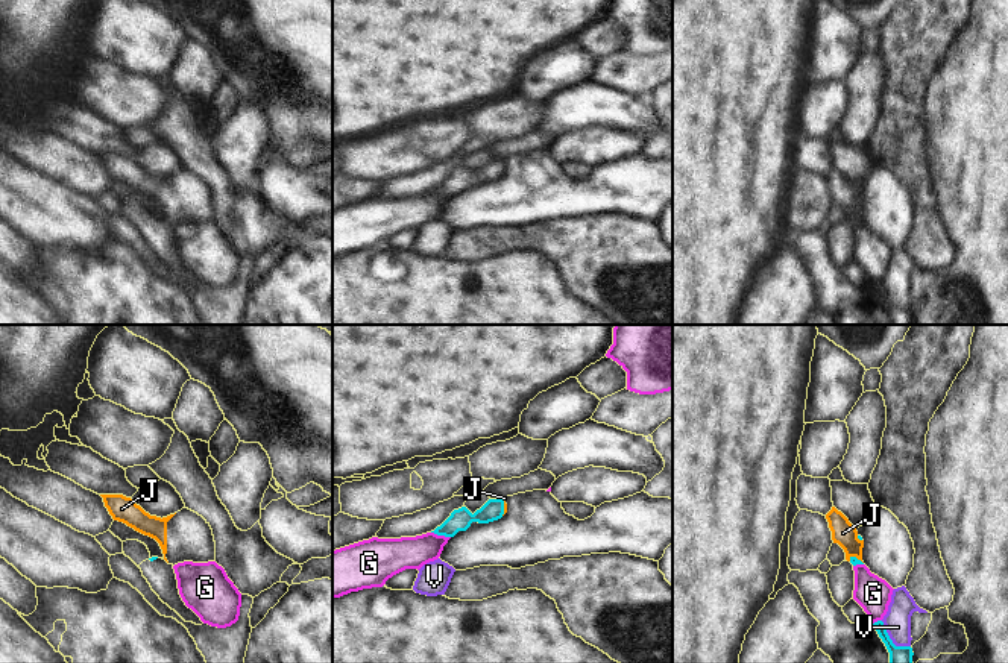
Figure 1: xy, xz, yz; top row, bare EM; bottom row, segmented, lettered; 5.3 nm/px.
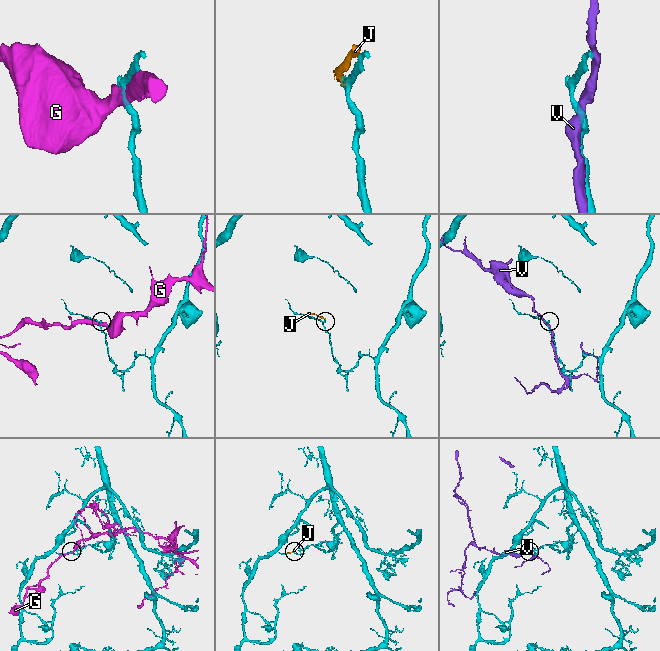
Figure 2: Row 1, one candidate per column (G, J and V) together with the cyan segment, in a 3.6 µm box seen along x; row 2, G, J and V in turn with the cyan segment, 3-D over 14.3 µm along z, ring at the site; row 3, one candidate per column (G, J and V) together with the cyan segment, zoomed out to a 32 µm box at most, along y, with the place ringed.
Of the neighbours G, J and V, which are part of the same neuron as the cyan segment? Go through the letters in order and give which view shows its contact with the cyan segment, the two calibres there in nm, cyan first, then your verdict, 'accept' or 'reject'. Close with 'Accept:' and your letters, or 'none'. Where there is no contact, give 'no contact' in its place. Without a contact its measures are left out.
G: xz | 120/180 nm | reject
J: yz | 50/130 nm | reject
V: yz | 130/140 nm | reject
Accept: none

